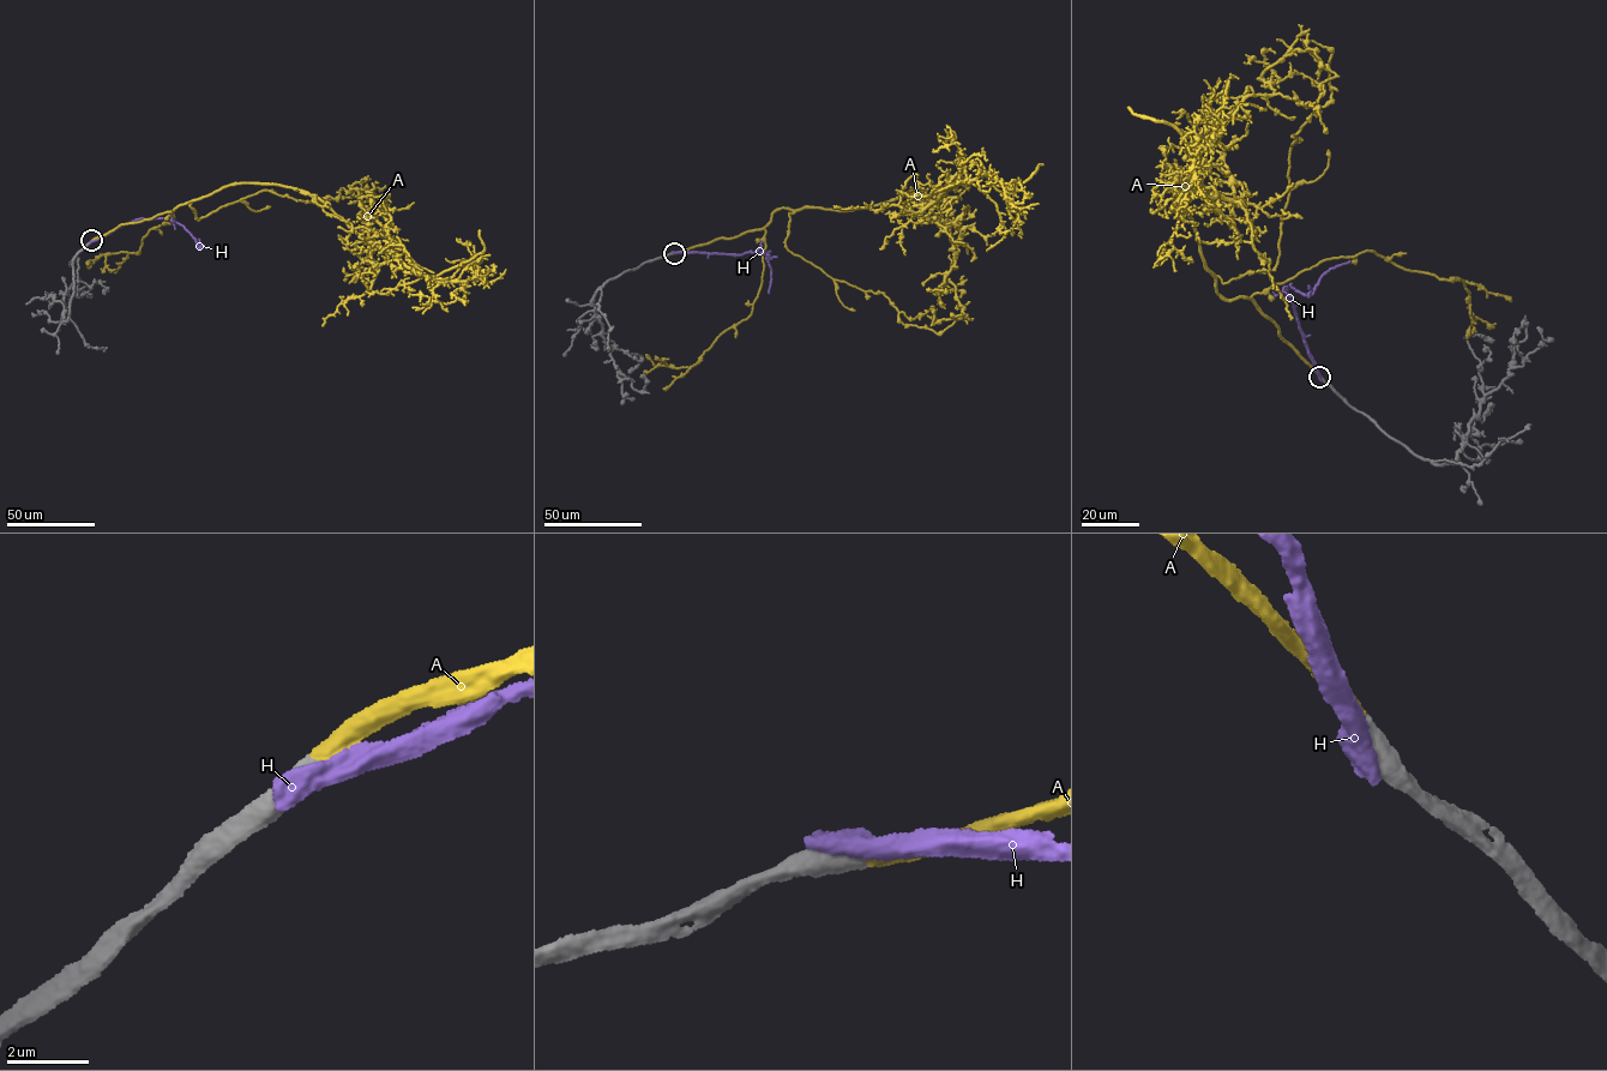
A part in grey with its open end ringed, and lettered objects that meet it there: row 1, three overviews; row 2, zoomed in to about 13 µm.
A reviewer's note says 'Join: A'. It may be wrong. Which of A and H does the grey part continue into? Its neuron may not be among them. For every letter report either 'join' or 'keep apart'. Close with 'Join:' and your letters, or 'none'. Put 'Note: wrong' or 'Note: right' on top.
Note: right
A: join
H: keep apart
Join: A

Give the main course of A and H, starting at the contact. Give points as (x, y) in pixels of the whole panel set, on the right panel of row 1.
A: (1320, 377), (1249, 298), (1215, 290), (1167, 186), (1201, 184), (1199, 193), (1187, 176), (1222, 119), (1231, 77)
H: (1320, 379), (1285, 290), (1290, 284), (1310, 294), (1322, 274), (1349, 260)

